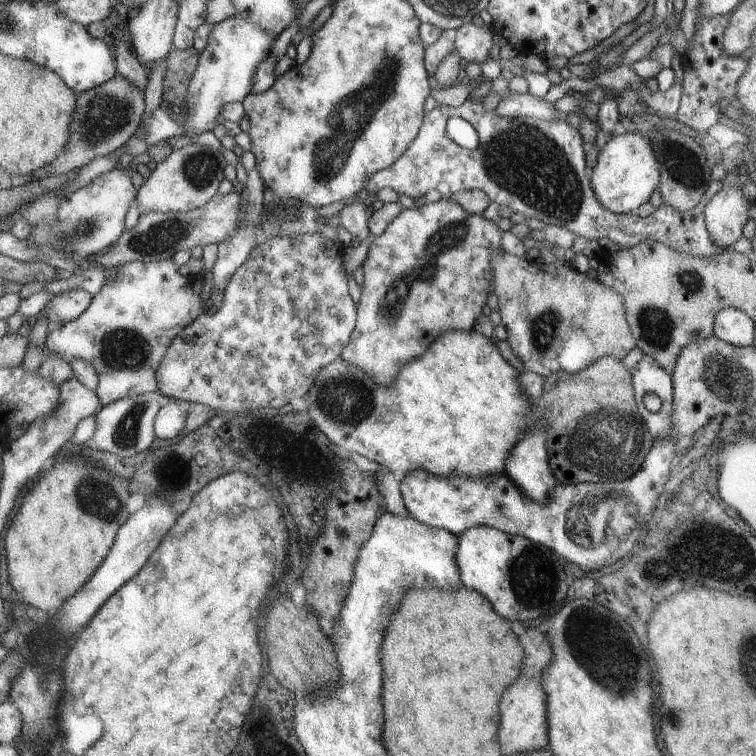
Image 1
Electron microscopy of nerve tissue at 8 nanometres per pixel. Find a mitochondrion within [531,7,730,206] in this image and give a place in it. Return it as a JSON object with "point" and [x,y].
{"point":[683,166]}

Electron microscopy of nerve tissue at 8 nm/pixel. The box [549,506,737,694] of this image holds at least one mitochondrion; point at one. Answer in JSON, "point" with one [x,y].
{"point":[574,636]}

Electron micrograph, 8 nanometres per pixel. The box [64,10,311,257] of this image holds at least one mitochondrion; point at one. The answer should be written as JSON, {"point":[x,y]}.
{"point":[105,115]}

